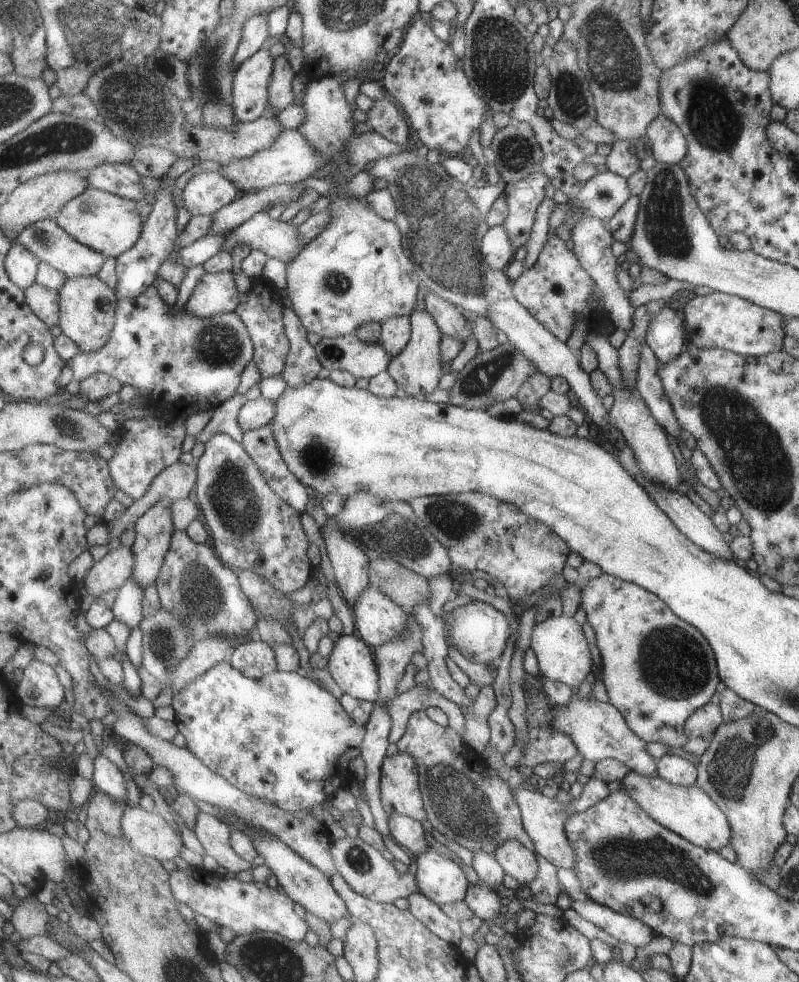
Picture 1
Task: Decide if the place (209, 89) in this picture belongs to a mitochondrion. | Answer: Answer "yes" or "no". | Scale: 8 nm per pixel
yes

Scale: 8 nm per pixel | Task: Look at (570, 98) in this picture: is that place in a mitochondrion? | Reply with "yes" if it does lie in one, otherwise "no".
yes

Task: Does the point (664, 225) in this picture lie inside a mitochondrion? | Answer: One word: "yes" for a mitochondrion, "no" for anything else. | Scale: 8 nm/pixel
yes

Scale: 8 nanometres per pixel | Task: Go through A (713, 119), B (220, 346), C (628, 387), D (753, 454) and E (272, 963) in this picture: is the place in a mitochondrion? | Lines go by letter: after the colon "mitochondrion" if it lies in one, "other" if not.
A: mitochondrion
B: mitochondrion
C: other
D: mitochondrion
E: mitochondrion

